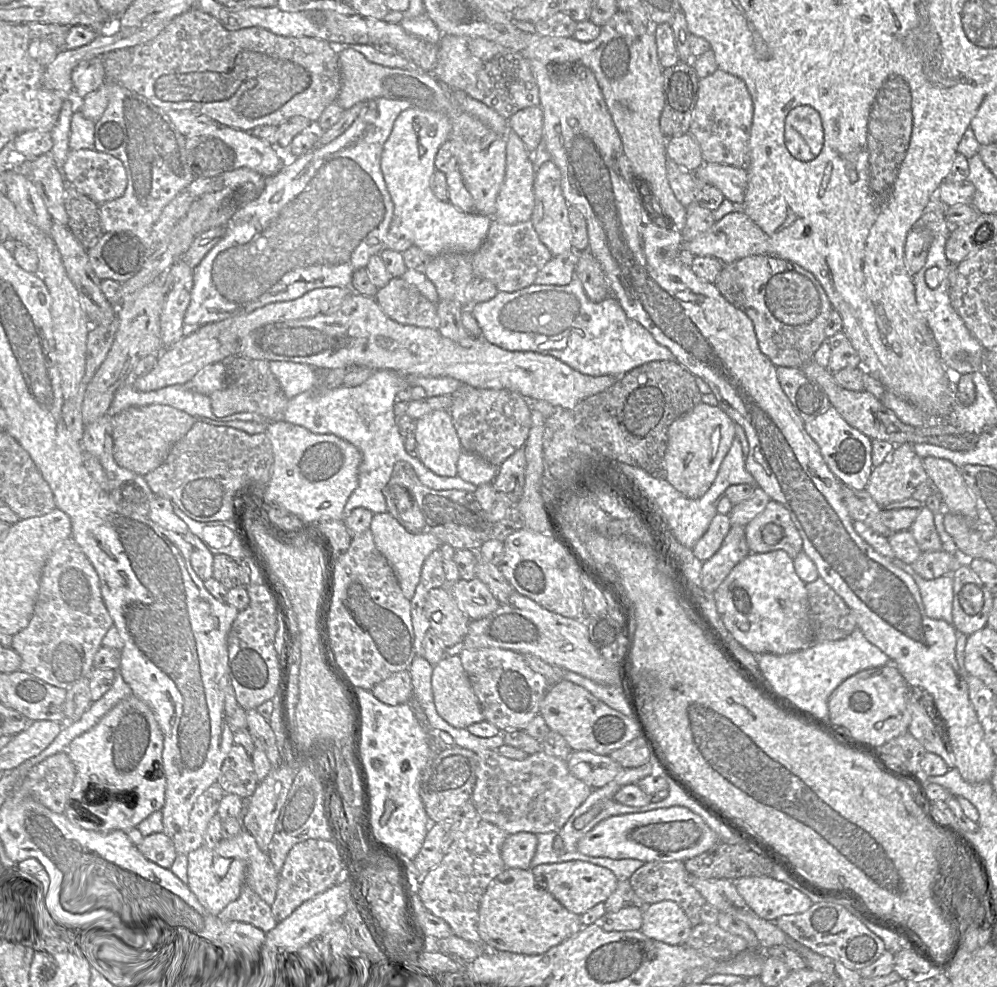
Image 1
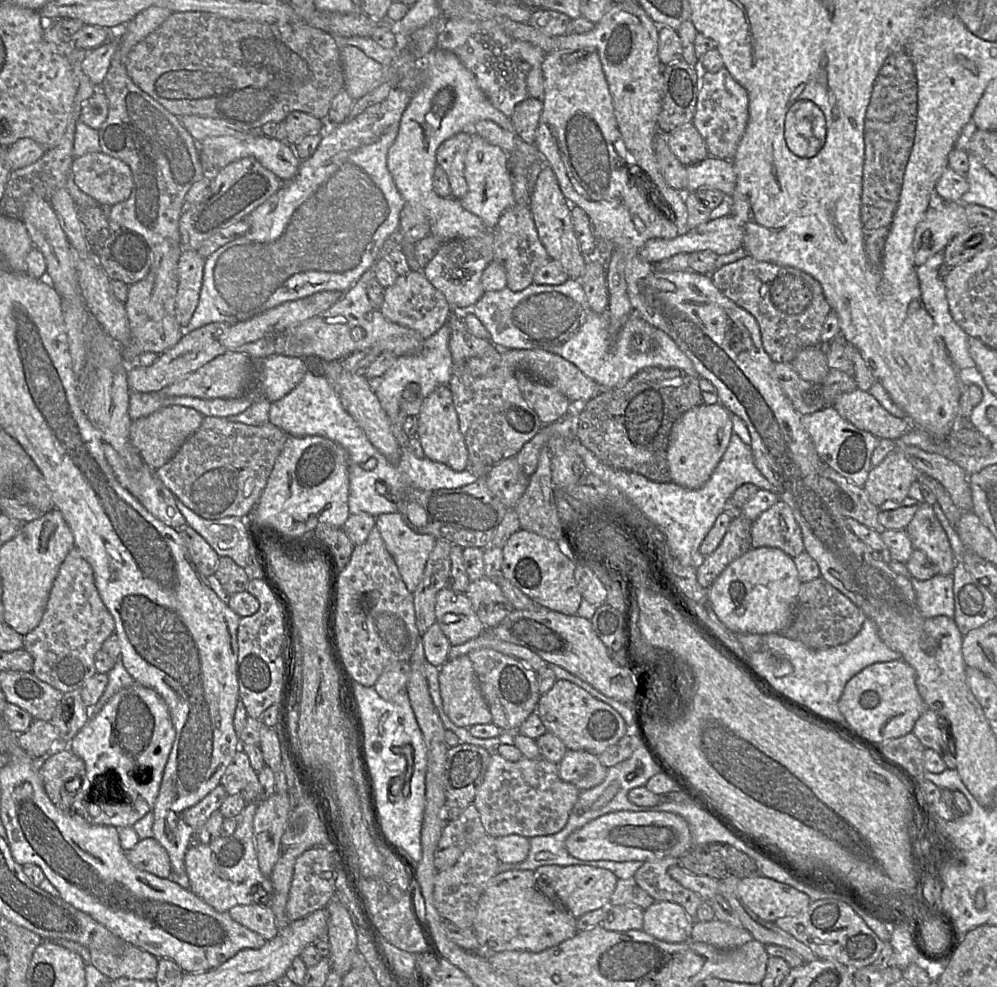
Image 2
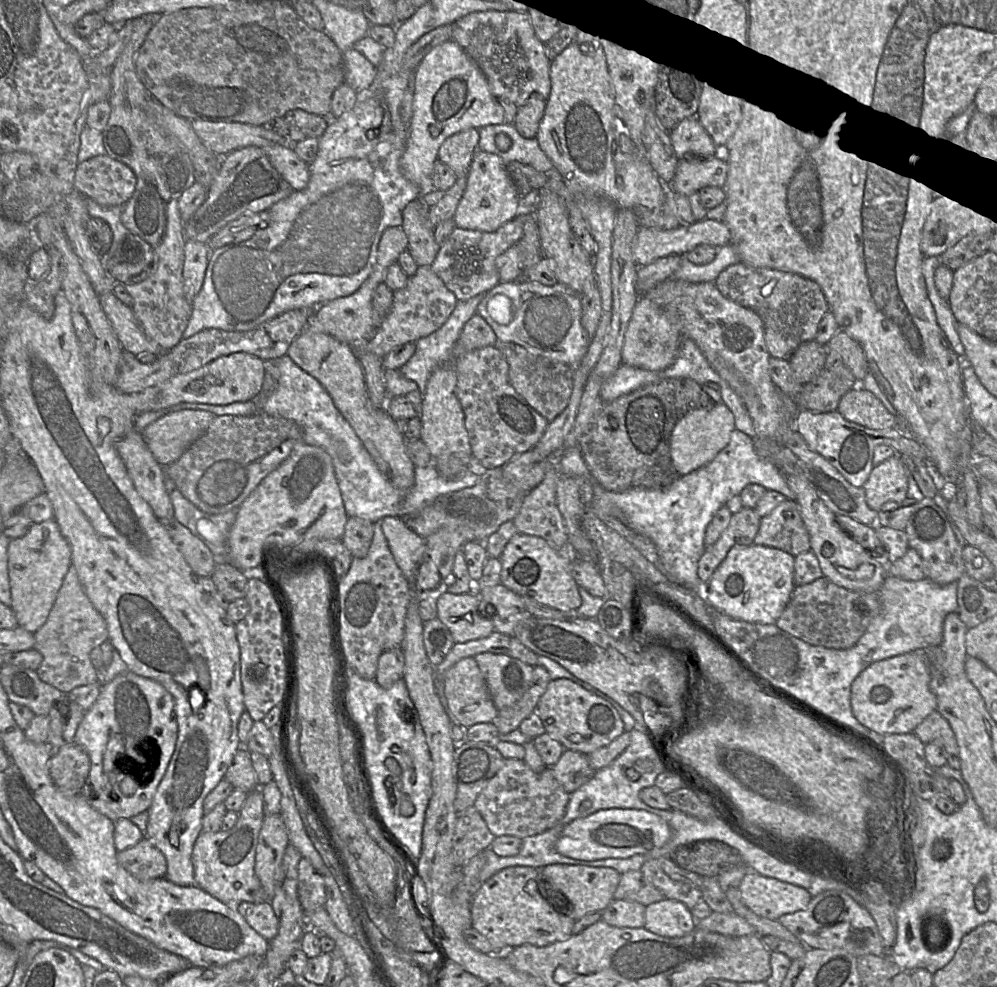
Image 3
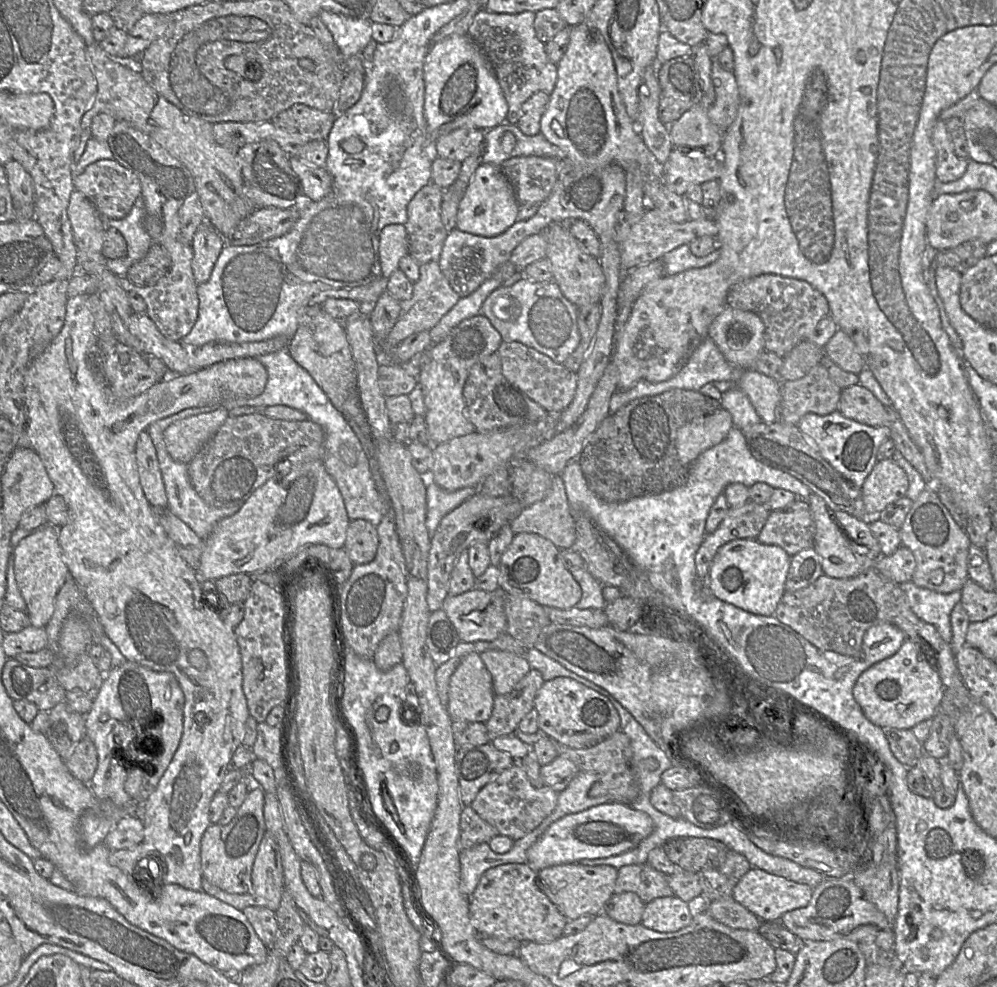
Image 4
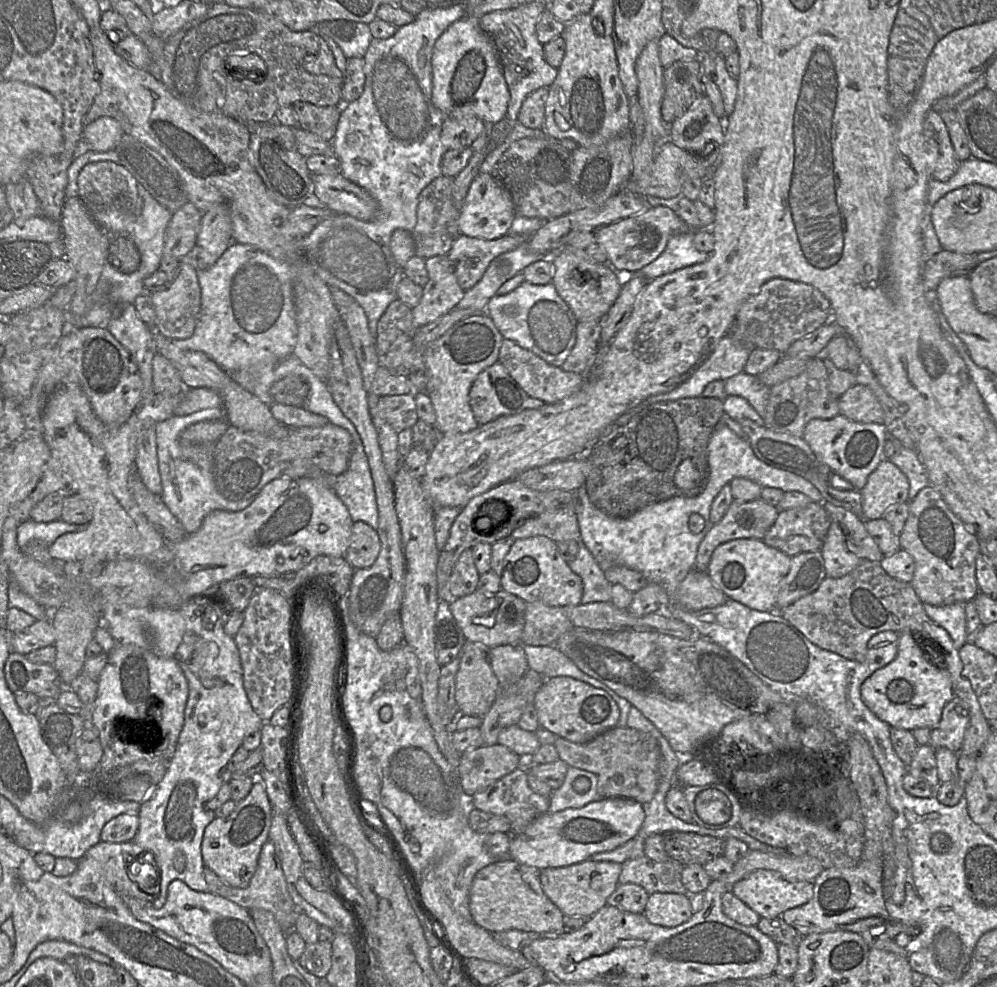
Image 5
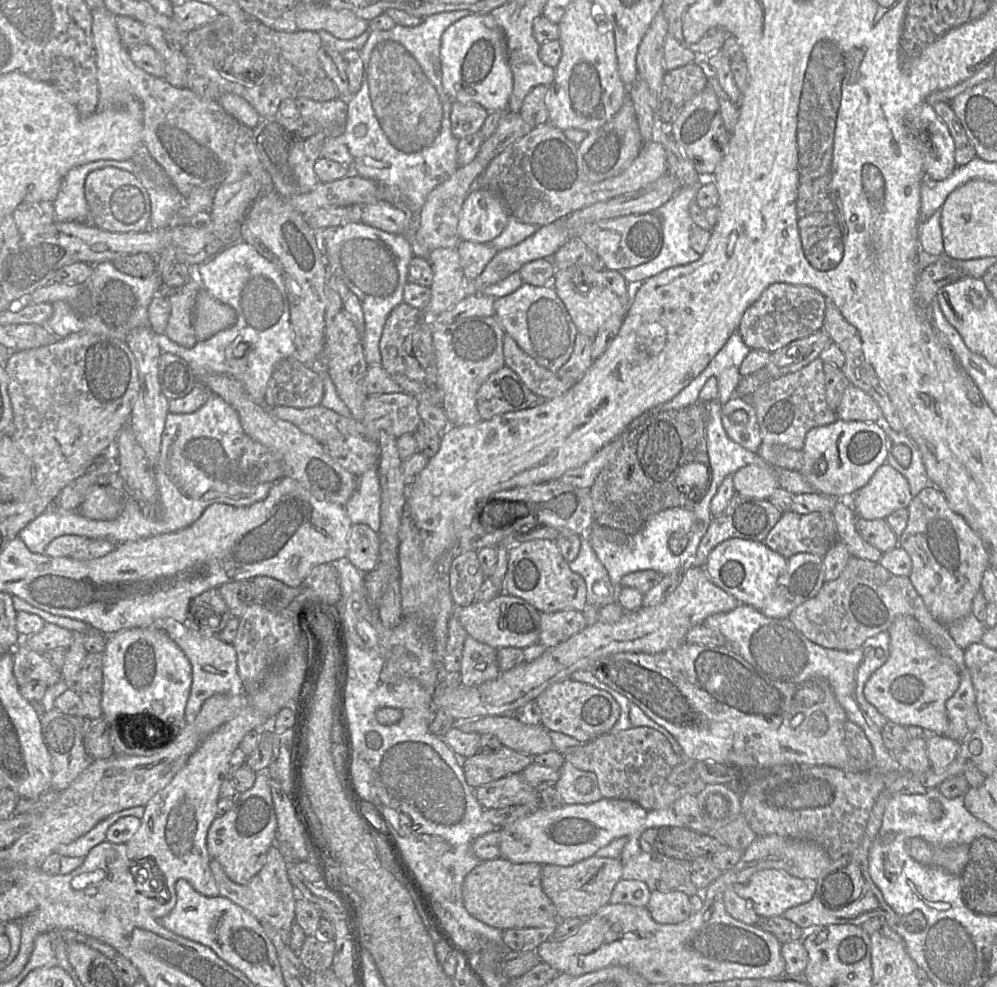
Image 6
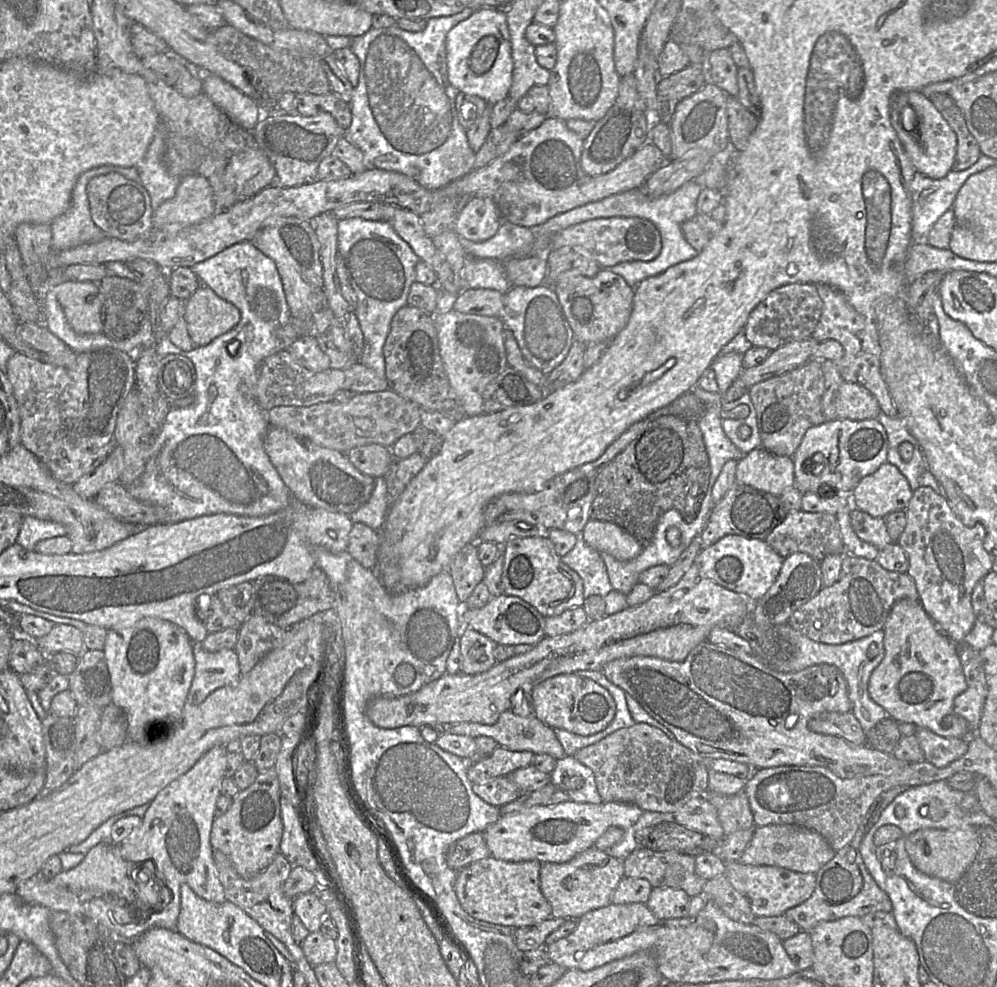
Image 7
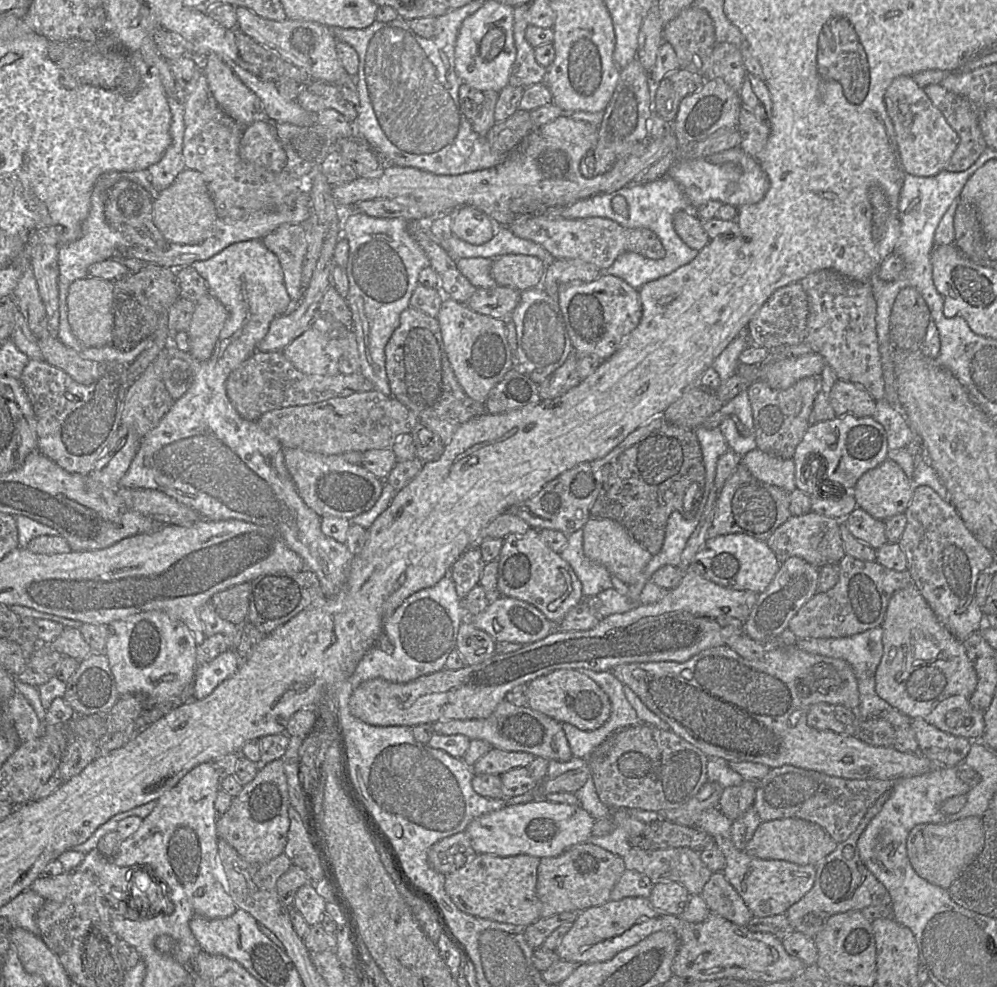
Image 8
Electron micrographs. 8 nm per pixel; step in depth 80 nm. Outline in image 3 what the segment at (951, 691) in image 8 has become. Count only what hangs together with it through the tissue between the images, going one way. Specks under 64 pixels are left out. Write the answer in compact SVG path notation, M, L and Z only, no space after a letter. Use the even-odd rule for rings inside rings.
M915 650L872 663L851 685L851 708L855 718L881 736L914 732L937 709L930 690L929 660L924 650Z

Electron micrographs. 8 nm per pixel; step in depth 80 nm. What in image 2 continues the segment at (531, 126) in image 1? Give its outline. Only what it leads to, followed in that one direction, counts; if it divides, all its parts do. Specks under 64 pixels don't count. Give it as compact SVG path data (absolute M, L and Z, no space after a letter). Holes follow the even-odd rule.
M528 98L516 106L510 117L515 133L527 144L535 144L542 111L542 100Z

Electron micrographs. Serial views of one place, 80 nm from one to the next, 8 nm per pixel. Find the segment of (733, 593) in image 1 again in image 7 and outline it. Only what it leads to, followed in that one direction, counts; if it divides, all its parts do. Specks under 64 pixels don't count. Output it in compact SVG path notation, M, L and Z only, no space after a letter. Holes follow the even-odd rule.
M727 535L713 545L701 549L694 564L697 565L704 577L728 590L744 595L753 603L759 600L772 586L784 559L764 540Z

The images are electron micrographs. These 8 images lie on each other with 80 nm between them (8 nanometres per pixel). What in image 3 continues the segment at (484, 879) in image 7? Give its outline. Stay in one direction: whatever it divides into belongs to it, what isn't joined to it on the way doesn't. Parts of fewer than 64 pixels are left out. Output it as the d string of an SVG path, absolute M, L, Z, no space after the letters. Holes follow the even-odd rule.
M507 867L483 882L475 893L470 908L471 926L485 936L496 951L524 944L546 946L573 935L575 920L557 912L538 893L537 875L538 869L533 867Z

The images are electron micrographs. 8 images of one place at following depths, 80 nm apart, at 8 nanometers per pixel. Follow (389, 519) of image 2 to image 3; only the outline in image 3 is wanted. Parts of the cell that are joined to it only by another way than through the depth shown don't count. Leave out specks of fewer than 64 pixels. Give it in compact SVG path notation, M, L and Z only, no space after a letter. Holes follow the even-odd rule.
M400 517L381 519L390 551L410 585L414 584L426 549L426 539L412 531Z

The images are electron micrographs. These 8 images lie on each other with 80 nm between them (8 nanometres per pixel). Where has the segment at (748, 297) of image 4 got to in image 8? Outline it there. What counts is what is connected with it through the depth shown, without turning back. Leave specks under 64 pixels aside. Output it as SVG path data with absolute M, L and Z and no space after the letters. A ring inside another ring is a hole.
M800 282L778 288L754 314L747 326L750 345L777 349L785 345L799 344L808 334L809 304L807 294Z

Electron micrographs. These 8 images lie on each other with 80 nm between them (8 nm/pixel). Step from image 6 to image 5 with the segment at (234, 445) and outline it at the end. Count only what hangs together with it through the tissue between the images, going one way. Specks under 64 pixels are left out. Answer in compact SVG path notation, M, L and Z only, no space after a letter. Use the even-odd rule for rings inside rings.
M223 407L203 409L181 416L173 415L154 426L162 484L161 498L188 534L199 530L211 512L215 510L237 512L250 505L254 499L228 500L218 492L214 478L215 442L184 444L180 440L181 433L190 425L219 419L225 419Z

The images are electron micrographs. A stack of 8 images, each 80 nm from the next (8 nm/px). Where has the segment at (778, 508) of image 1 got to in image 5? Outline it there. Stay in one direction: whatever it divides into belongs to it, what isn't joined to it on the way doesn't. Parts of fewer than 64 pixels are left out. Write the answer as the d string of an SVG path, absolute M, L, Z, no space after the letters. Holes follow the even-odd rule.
M810 502L805 507L780 510L762 541L789 557L820 551L831 521L822 503Z

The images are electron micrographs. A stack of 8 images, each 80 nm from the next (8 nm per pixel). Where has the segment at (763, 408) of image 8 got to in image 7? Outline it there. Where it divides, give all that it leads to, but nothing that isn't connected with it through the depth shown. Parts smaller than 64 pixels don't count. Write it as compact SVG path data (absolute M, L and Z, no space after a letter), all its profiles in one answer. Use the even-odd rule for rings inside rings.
M810 359L803 365L752 385L748 395L756 411L761 447L777 455L792 457L806 431L826 421L822 413L824 374L822 360Z

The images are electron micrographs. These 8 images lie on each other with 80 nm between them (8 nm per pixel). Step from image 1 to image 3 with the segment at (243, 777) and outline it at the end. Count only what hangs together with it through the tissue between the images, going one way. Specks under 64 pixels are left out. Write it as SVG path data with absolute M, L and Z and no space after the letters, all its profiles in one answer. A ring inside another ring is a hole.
M244 746L238 748L232 763L228 767L224 779L230 782L234 789L250 793L259 788L257 775L252 766L250 751Z

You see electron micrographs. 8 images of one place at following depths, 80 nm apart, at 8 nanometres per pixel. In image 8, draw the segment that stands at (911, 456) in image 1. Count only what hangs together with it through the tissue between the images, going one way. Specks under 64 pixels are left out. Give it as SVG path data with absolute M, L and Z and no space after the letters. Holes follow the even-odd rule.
M886 459L880 465L865 472L850 492L860 507L872 517L886 521L887 519L905 513L914 491L912 479L909 479L901 467L893 460Z

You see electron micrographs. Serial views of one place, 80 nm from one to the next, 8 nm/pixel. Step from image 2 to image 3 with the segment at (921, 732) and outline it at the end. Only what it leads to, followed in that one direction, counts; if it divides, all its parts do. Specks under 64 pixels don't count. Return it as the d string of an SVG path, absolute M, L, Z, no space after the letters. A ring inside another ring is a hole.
M937 711L928 715L913 732L923 744L940 741L946 751L949 767L960 769L959 747L948 721Z

